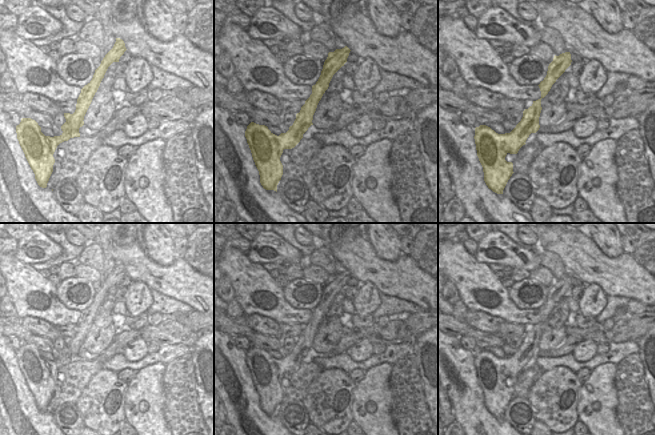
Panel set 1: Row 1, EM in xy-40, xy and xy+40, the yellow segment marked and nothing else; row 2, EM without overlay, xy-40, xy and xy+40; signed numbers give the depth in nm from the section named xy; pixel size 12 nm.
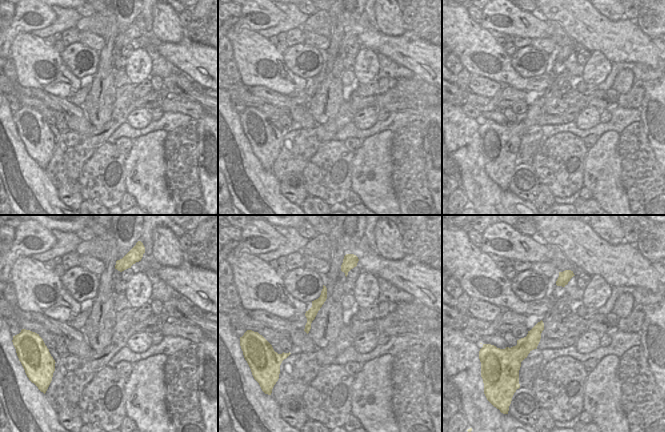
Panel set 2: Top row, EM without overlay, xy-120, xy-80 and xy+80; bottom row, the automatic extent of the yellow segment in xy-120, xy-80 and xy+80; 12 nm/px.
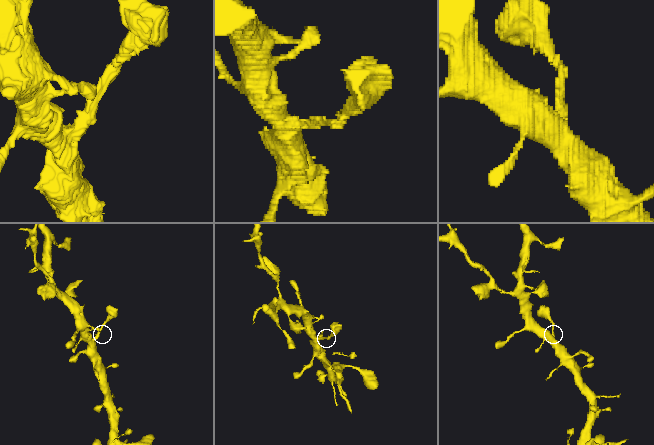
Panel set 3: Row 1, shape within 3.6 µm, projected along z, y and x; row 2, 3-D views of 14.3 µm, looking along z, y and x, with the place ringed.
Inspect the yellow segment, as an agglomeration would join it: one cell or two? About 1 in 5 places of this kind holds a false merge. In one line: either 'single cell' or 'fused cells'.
single cell

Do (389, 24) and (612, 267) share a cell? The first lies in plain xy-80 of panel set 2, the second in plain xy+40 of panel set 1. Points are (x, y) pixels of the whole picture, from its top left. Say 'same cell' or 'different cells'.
different cells

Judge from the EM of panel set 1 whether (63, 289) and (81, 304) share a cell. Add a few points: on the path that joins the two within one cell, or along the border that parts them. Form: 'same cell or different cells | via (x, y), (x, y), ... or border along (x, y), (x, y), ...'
same cell | via (66, 295), (68, 300), (75, 302)

